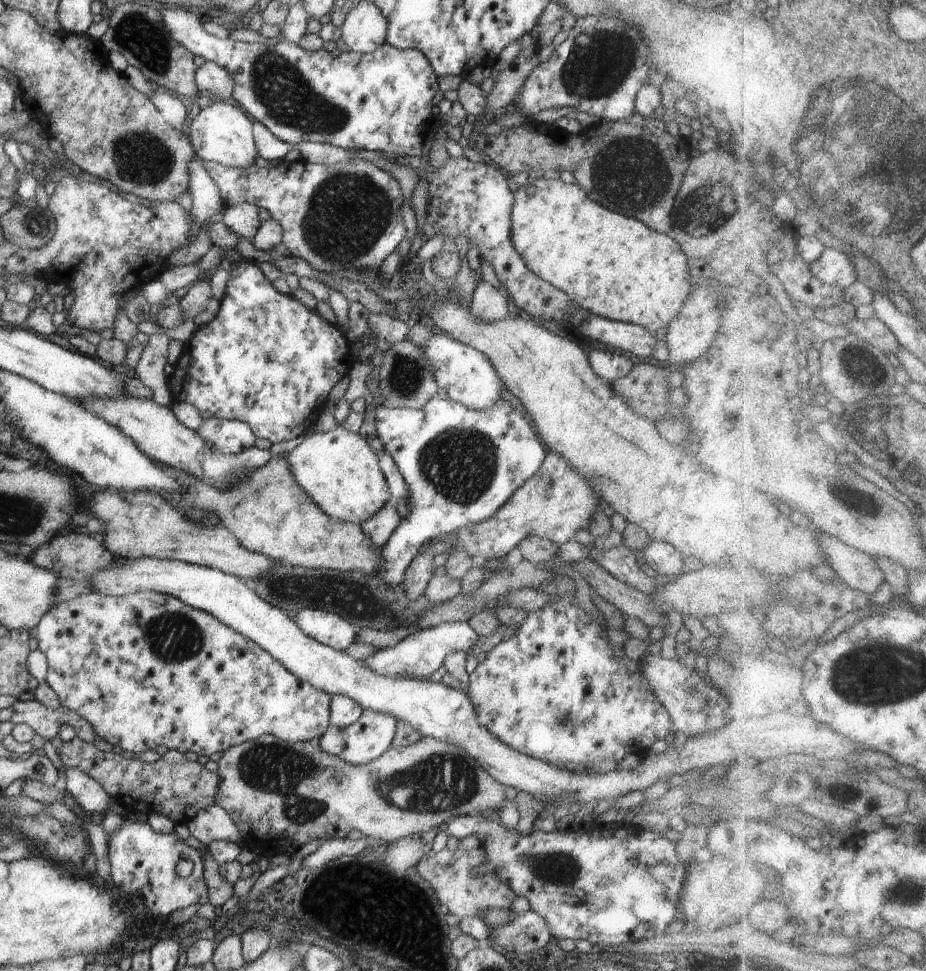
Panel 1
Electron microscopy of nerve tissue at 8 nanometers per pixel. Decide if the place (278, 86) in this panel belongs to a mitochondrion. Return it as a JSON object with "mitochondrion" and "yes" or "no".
{"mitochondrion":"yes"}

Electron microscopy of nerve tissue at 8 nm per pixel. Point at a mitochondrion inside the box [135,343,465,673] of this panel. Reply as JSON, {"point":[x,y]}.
{"point":[348,595]}

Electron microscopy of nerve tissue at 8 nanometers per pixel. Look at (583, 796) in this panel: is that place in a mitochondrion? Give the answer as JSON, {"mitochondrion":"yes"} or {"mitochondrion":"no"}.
{"mitochondrion":"no"}

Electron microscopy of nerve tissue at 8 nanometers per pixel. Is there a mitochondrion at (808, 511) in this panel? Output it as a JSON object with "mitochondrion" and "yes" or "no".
{"mitochondrion":"no"}

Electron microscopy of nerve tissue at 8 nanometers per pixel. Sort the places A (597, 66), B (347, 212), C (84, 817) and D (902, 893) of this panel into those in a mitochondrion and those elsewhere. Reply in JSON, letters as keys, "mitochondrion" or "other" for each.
{"A":"mitochondrion","B":"mitochondrion","C":"other","D":"mitochondrion"}

